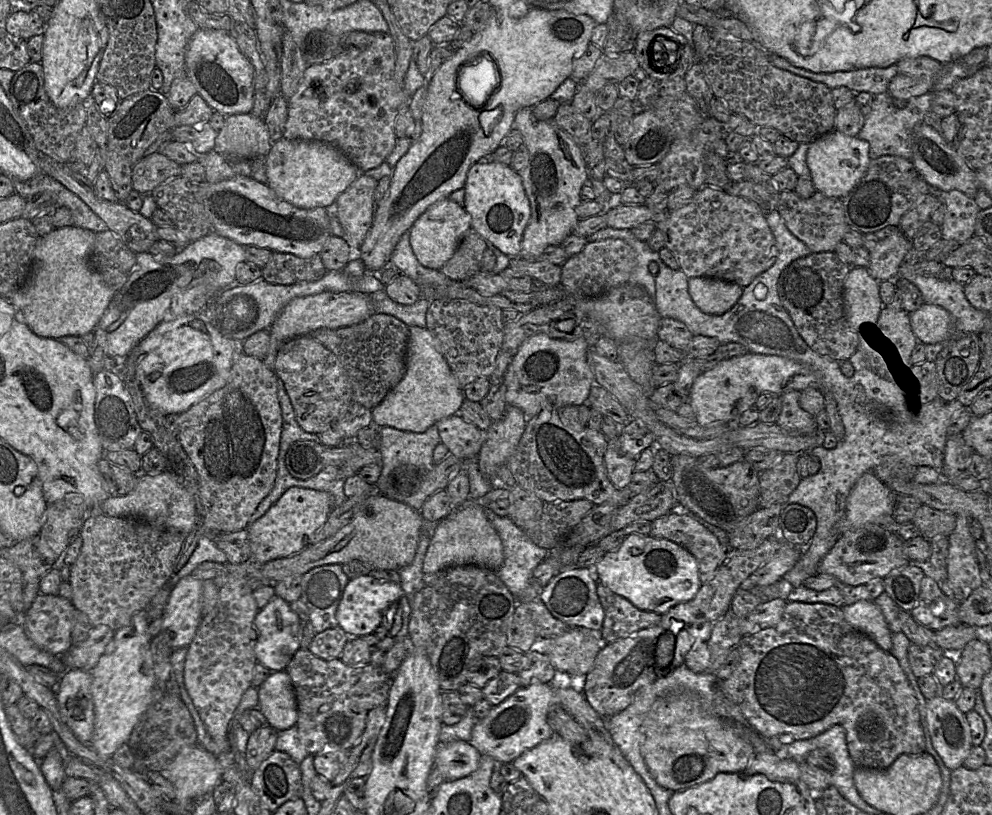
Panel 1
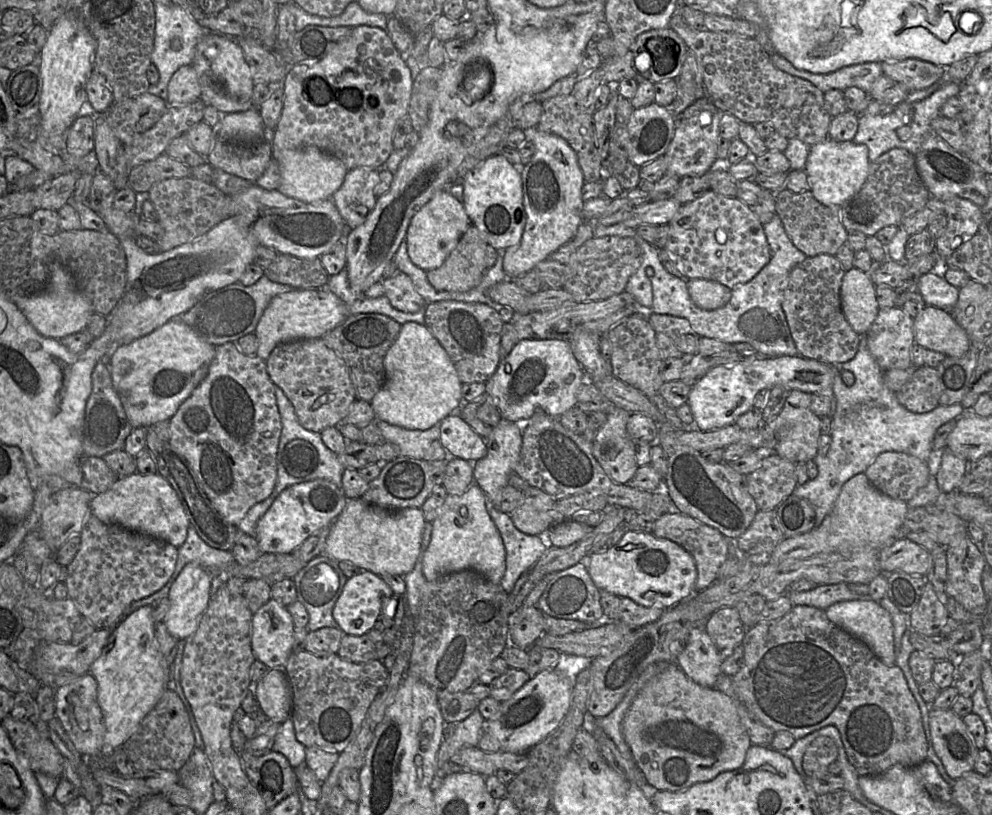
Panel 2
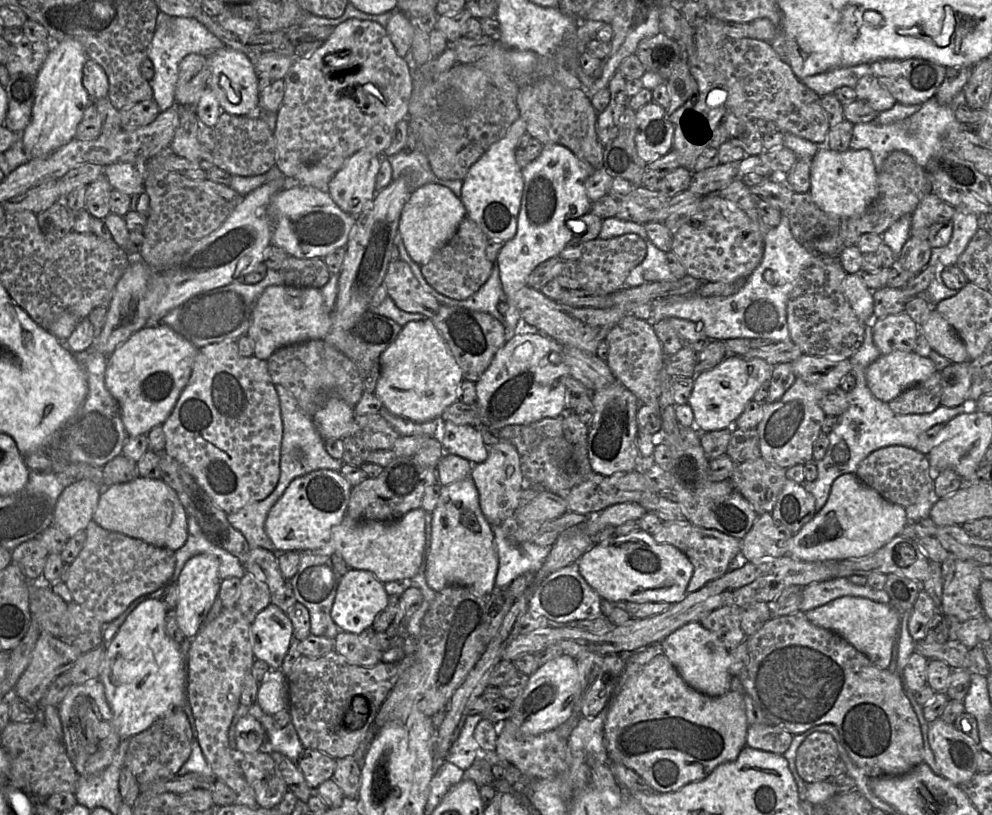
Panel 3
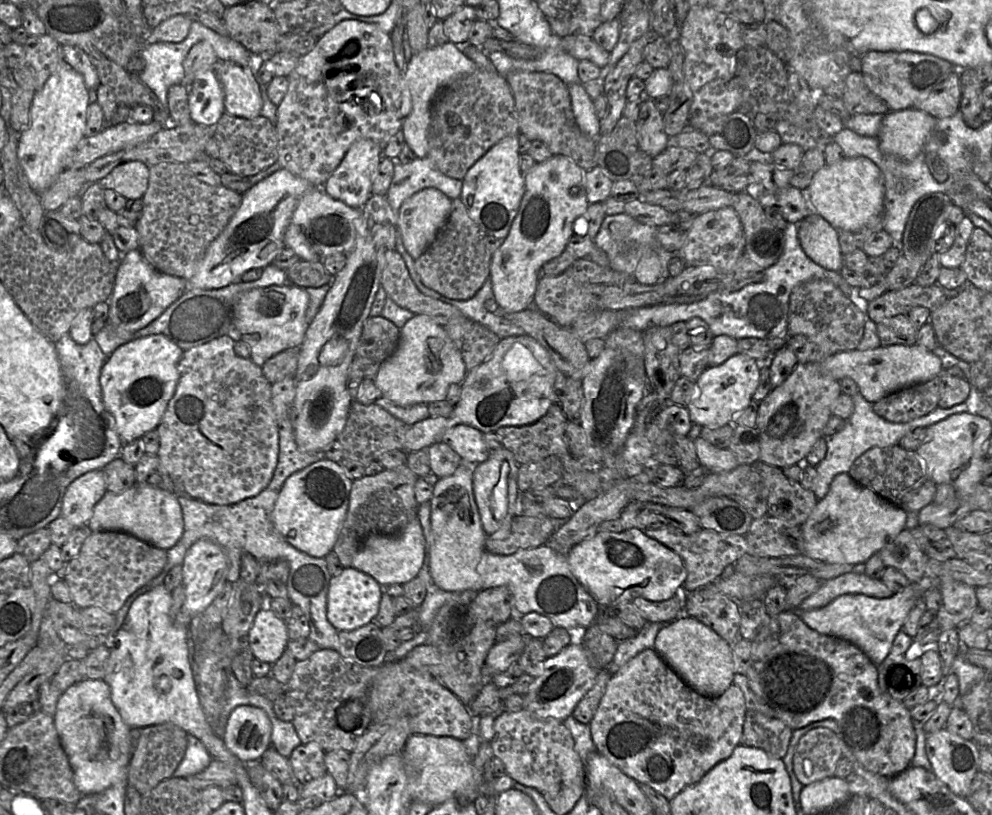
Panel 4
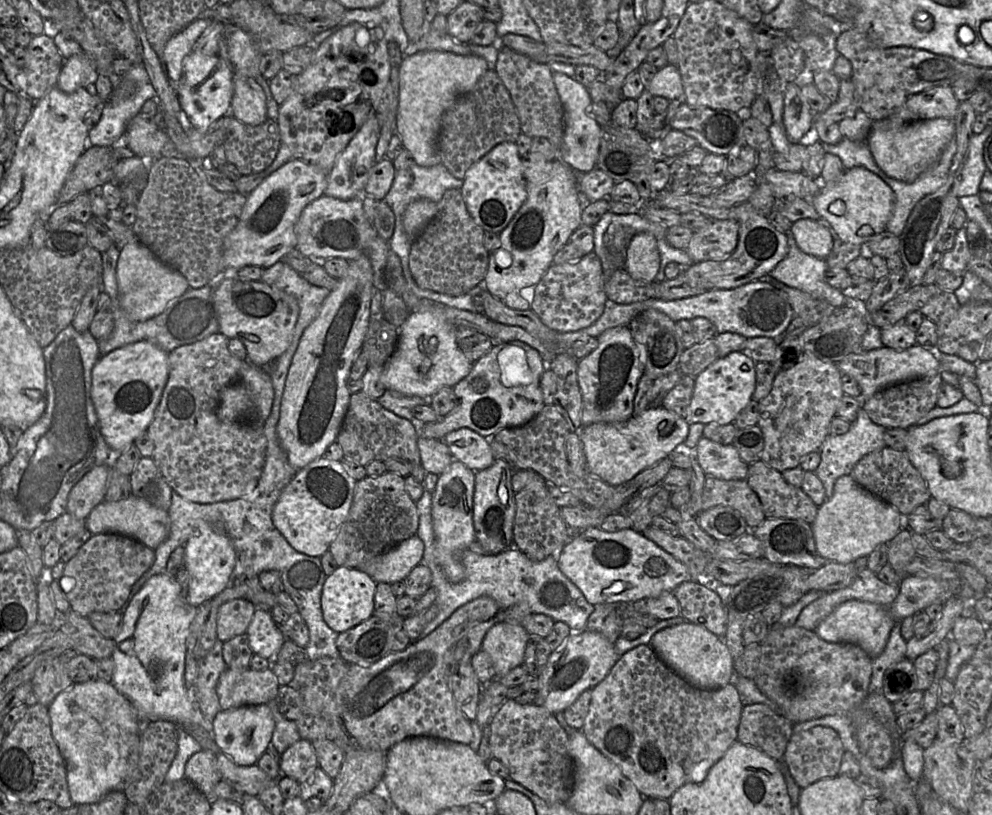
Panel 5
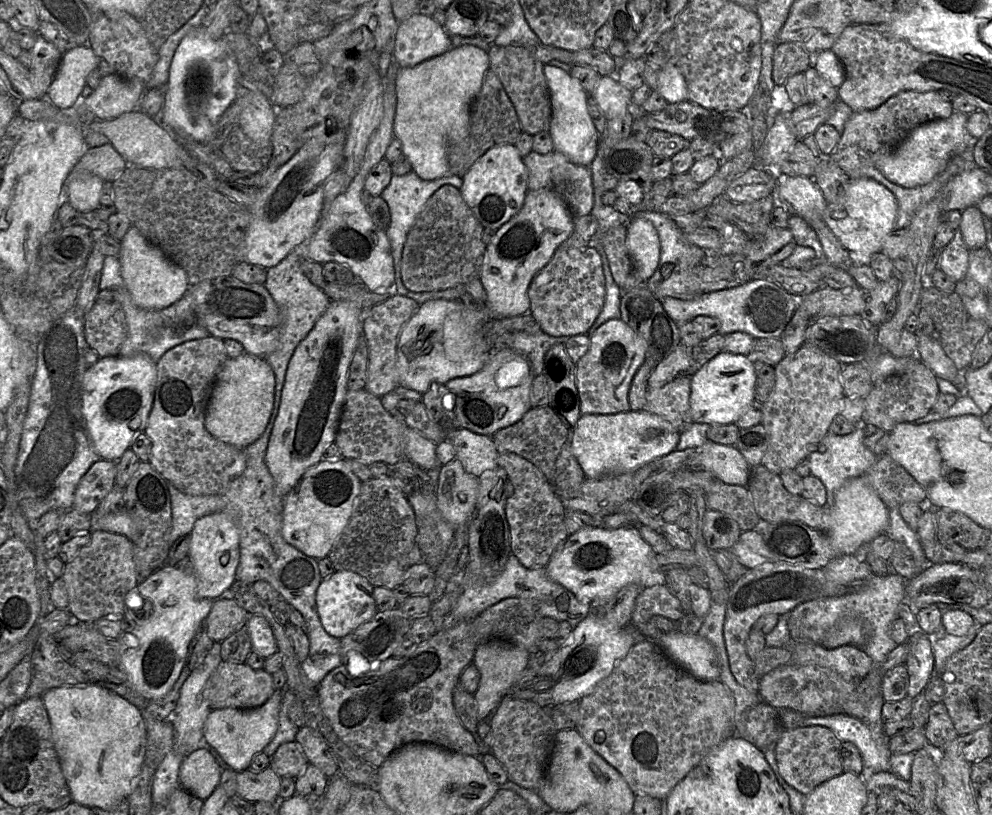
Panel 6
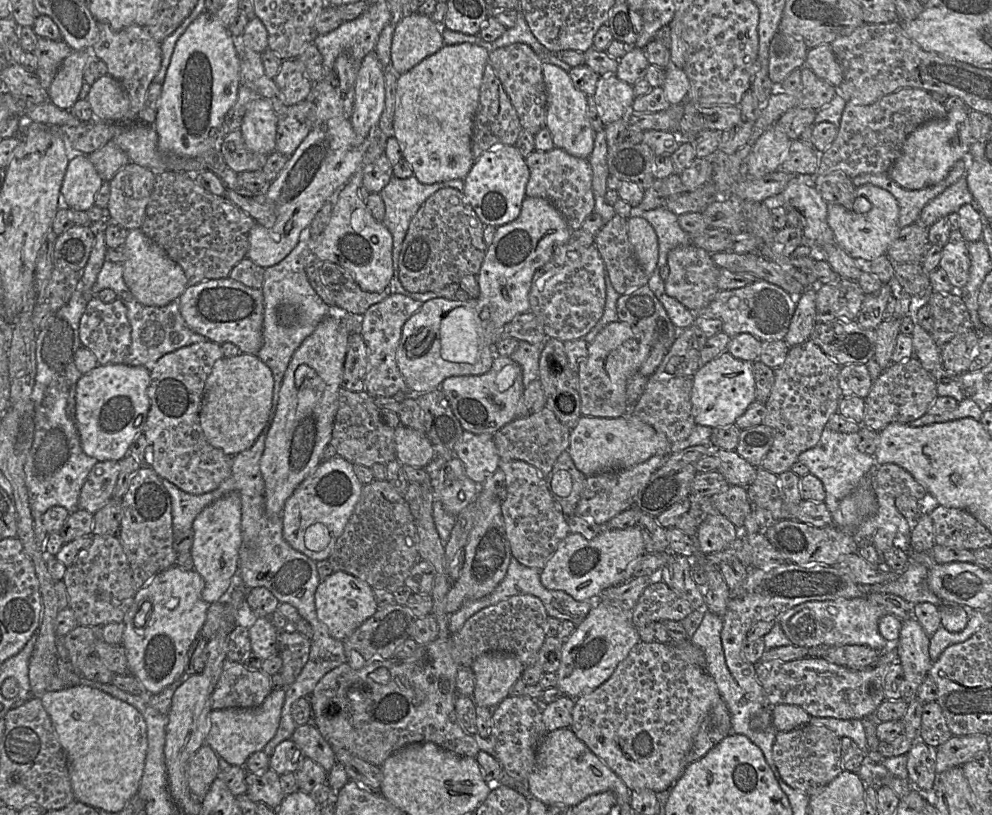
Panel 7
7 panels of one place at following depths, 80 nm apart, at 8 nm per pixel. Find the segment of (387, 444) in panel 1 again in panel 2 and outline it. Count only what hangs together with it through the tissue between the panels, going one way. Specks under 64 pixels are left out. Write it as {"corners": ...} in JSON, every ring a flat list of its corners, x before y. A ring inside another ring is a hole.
{"corners":[[376,420,387,442,399,446,400,456,407,456,418,460,424,460,429,446,434,440,439,440,440,423,427,430,410,430,389,424,386,421]]}

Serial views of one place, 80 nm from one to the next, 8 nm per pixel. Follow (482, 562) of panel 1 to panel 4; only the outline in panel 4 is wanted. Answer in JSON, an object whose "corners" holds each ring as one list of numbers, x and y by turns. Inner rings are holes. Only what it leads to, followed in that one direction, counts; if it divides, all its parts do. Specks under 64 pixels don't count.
{"corners":[[463,463,451,476,439,479,430,501,432,545,429,570,434,583,445,591,481,591,477,566,485,552,488,536,483,529,474,495,475,467]]}

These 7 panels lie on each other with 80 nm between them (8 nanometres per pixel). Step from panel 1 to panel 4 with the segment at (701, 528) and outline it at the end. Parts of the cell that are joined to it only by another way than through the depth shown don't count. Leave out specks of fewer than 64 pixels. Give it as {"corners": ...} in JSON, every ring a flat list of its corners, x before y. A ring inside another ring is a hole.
{"corners":[[670,526,663,529,647,529,645,534,676,552,684,561,688,575,683,584,684,592,694,591,715,582,720,577,734,573,734,564,748,553,745,536,727,535,710,529,701,529,693,534,685,534,680,529]]}

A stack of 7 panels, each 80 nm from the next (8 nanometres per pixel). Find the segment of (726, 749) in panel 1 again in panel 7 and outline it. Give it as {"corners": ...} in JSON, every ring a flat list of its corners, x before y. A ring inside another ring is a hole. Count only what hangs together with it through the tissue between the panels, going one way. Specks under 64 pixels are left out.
{"corners":[[640,641,608,680,592,692,575,698,570,729,630,790,649,789,660,793,671,789,689,765,687,756,694,738,720,699,717,685,705,668,679,658,673,644]]}

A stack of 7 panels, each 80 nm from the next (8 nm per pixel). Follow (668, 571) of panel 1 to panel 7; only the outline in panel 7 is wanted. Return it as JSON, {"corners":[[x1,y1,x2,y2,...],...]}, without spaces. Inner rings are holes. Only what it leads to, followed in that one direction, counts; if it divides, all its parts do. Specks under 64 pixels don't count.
{"corners":[[638,525,626,529,604,528,595,538,588,540,579,533,570,533,559,544,555,553,541,571,541,582,549,590,562,590,577,601,591,601,603,591,622,583,622,572,636,558,647,554,644,538]]}

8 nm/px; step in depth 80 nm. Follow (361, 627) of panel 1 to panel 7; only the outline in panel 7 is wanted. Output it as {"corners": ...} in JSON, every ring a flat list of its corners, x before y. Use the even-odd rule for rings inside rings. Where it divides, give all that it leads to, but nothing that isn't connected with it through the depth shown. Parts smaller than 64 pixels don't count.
{"corners":[[334,571,320,581,315,592,315,607,318,619,326,625,329,634,341,641,351,636,378,609,373,588,365,581,343,571]]}

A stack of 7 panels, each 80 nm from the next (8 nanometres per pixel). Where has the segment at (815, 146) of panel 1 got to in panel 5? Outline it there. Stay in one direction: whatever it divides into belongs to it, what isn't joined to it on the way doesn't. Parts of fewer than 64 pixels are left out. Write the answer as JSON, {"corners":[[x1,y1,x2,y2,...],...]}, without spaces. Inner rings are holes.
{"corners":[[854,167,834,182,821,183,821,189,811,199,811,204,844,242,866,245,873,237,886,230,895,195,892,189,876,174,864,167]]}

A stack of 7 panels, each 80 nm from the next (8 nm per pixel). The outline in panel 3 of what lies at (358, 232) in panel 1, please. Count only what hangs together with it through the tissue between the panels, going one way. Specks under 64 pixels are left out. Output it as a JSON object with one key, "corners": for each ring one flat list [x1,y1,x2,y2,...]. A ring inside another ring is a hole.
{"corners":[[358,151,348,158,328,183,333,201,347,214,357,217,373,200,376,176,383,156]]}

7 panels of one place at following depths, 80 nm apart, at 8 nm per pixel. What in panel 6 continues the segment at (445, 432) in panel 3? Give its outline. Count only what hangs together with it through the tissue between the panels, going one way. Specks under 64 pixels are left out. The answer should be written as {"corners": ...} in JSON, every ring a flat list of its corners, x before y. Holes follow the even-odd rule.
{"corners":[[459,428,451,432,448,439,466,472,479,478,483,472,498,466,498,451,491,436]]}

